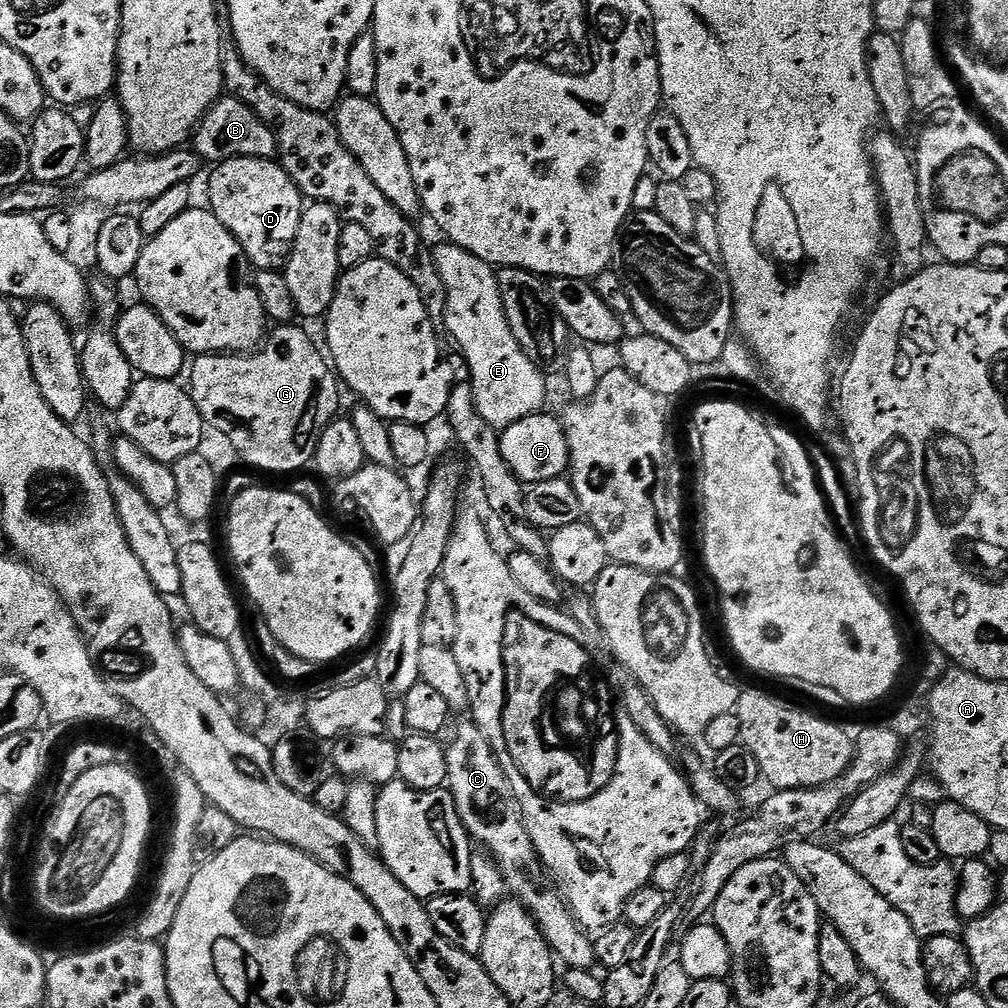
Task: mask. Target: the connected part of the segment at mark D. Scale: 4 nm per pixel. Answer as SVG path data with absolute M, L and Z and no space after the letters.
M235 156L224 160L211 169L212 177L208 180L207 207L234 234L234 238L242 246L244 260L253 264L253 269L275 268L283 269L291 254L298 234L298 222L306 207L305 197L300 195L300 188L286 174L286 170L275 159L242 158Z

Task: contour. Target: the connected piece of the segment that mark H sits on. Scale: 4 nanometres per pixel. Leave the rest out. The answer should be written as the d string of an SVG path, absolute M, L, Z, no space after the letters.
M744 688L734 709L734 717L740 723L740 736L745 748L750 749L754 758L758 758L761 777L769 780L773 789L781 788L818 788L838 779L852 764L854 740L847 736L836 724L815 716L812 712L803 712L784 700L775 700L768 692L760 688Z

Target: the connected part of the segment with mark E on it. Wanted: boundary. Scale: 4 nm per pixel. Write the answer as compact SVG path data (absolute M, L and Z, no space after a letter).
M444 242L439 249L435 249L436 265L438 266L438 274L442 274L442 282L446 286L446 326L448 327L449 337L460 347L460 352L464 355L464 360L468 363L468 372L470 381L474 390L474 402L477 403L478 413L482 418L497 430L503 430L511 426L514 422L522 422L522 418L530 418L537 415L541 411L540 408L544 404L544 399L548 396L548 384L544 381L545 373L537 364L530 362L528 355L522 350L522 346L518 346L518 338L514 338L514 334L510 330L510 322L506 318L506 310L502 306L502 294L498 290L498 278L496 277L497 269L491 264L487 264L482 258L478 258L474 254L470 254L465 248L460 248L457 244Z

